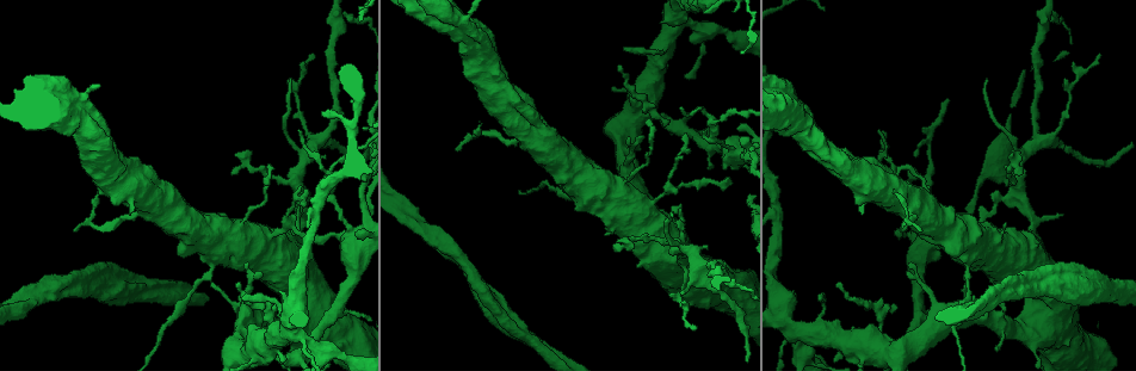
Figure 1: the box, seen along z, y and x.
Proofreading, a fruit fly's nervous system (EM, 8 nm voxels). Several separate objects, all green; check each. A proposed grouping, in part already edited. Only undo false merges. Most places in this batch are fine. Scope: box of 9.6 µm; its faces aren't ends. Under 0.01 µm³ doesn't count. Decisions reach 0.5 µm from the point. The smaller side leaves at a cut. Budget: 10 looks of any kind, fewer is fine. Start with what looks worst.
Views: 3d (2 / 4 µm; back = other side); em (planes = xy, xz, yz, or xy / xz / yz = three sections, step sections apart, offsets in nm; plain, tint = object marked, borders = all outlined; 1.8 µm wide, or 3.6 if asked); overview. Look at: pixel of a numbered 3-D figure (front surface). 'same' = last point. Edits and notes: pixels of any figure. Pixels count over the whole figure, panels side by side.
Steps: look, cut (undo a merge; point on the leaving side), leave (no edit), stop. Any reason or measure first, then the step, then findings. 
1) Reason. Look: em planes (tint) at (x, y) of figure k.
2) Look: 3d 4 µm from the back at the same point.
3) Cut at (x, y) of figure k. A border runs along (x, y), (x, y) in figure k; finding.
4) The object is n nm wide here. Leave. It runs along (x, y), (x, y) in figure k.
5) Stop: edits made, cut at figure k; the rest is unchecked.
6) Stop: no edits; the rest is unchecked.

Arms run side by side. Look: em planes (tint) at (1104, 294) of figure 1.

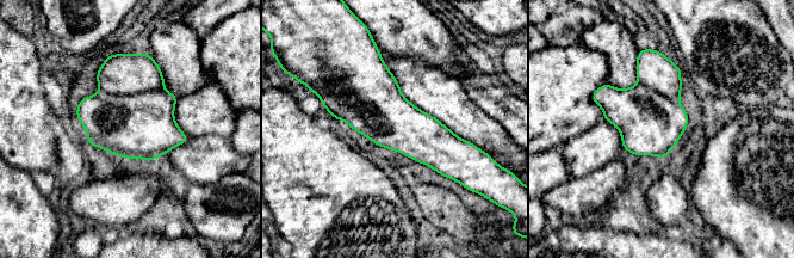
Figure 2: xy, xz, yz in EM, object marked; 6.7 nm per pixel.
The object is 400 nm wide here. Cut at (123, 74) of figure 2. A second neuron is stuck on.

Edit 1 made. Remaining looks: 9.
Sharp bend. Look: em yz step 16 (tint) at (270, 312) of figure 1.

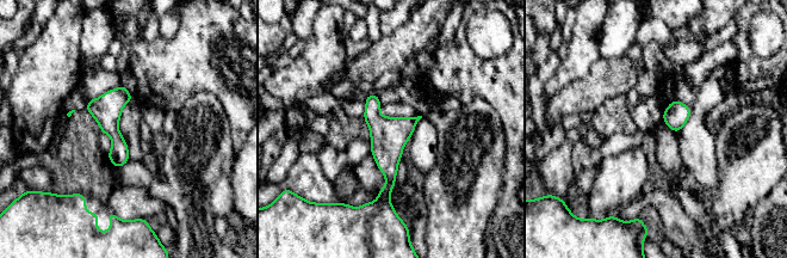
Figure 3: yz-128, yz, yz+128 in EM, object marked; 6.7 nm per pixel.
Look: em planes (borders) at the same point.

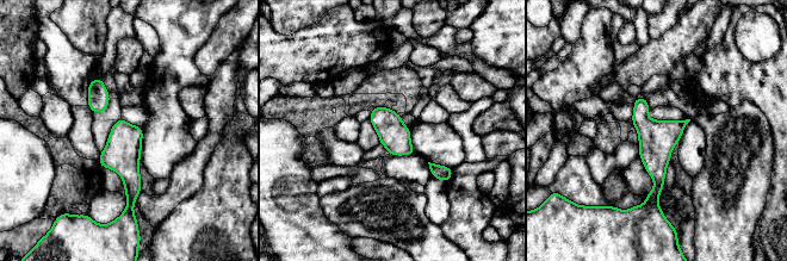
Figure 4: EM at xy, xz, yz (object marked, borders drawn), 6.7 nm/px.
The object is 200 nm wide here. Leave. It runs along (638, 100), (655, 136), (654, 204) in figure 4; one neuron here.

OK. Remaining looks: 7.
Look: 3d 4 µm at (968, 259) of figure 1.

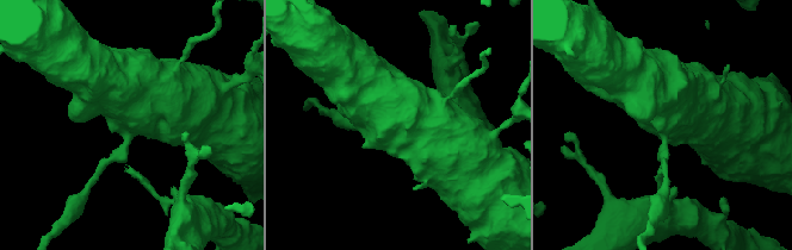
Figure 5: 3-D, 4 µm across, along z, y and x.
Now the EM. Look: em 3.6 µm planes (tint) at (664, 126) of figure 5.

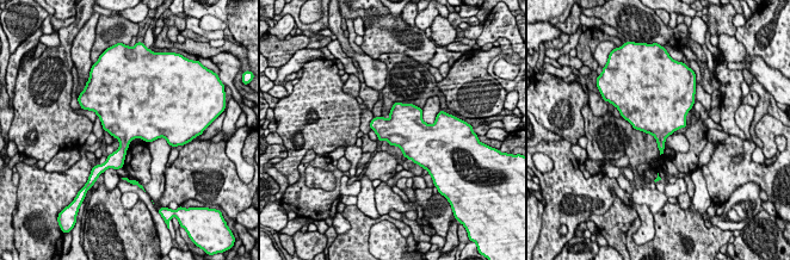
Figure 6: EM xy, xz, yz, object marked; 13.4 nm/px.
The object is 500 nm wide here. Leave. All the same neuron.

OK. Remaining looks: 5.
Sharp bend. Look: em 3.6 µm xz step 16 (tint) at (673, 259) of figure 1.

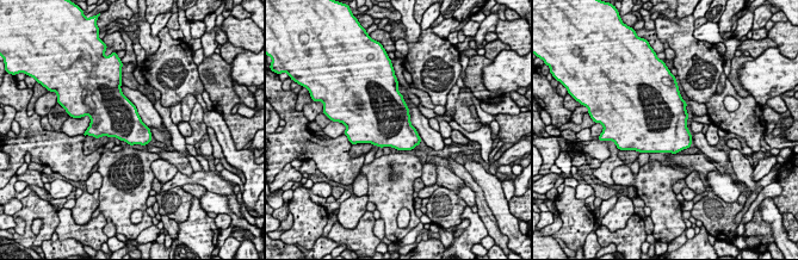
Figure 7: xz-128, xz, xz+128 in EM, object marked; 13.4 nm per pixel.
Another direction. Look: em 3.6 µm planes (tint) at the same point.

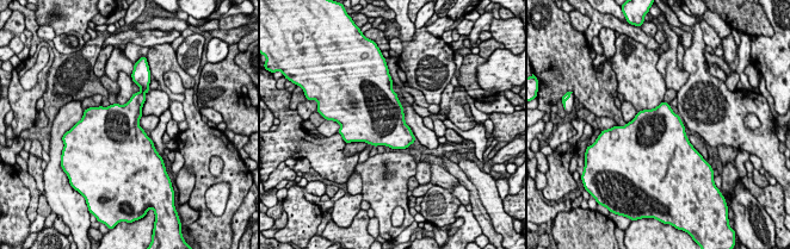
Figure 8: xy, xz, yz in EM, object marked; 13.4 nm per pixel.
Leave. All the same neuron.

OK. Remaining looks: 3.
Stop: edits made, cut at figure 2; the rest is unchecked.

